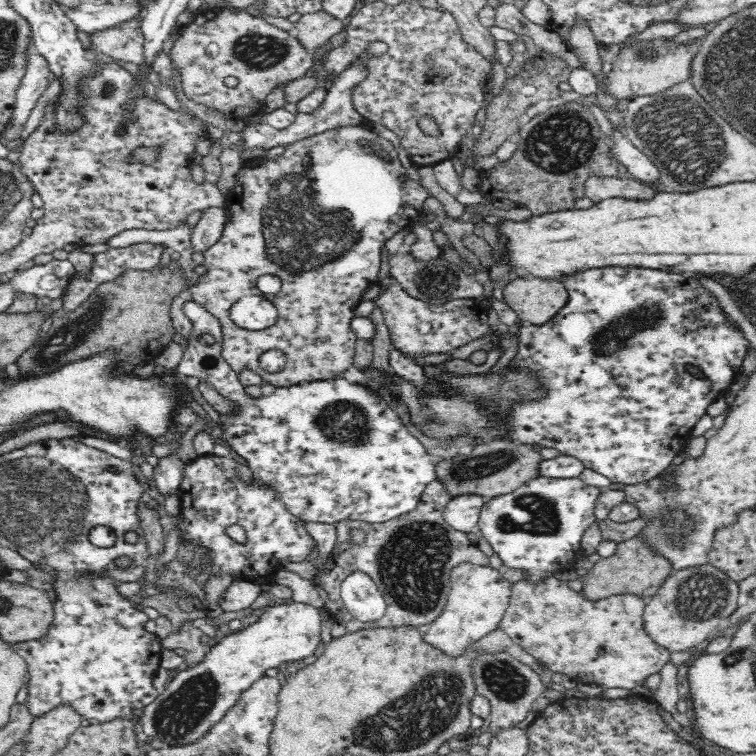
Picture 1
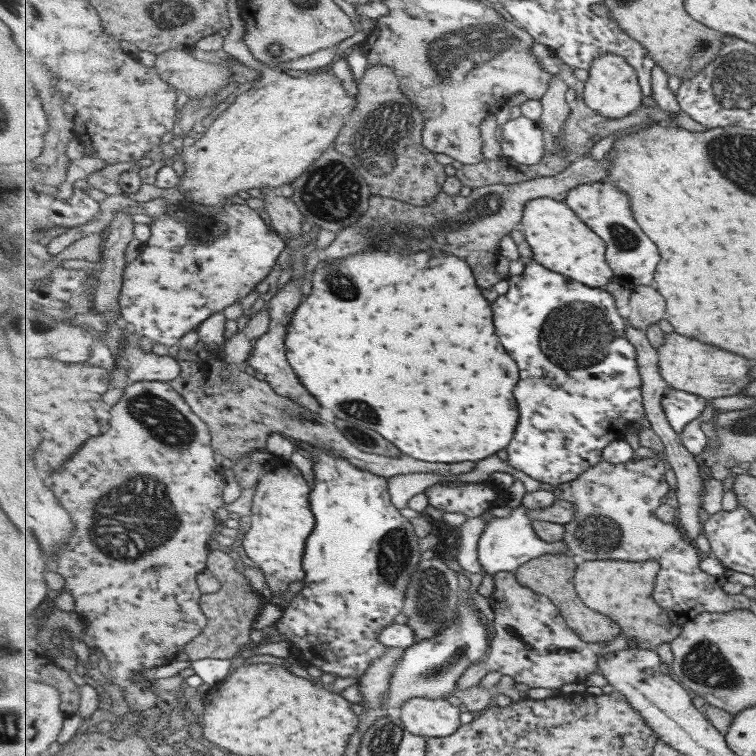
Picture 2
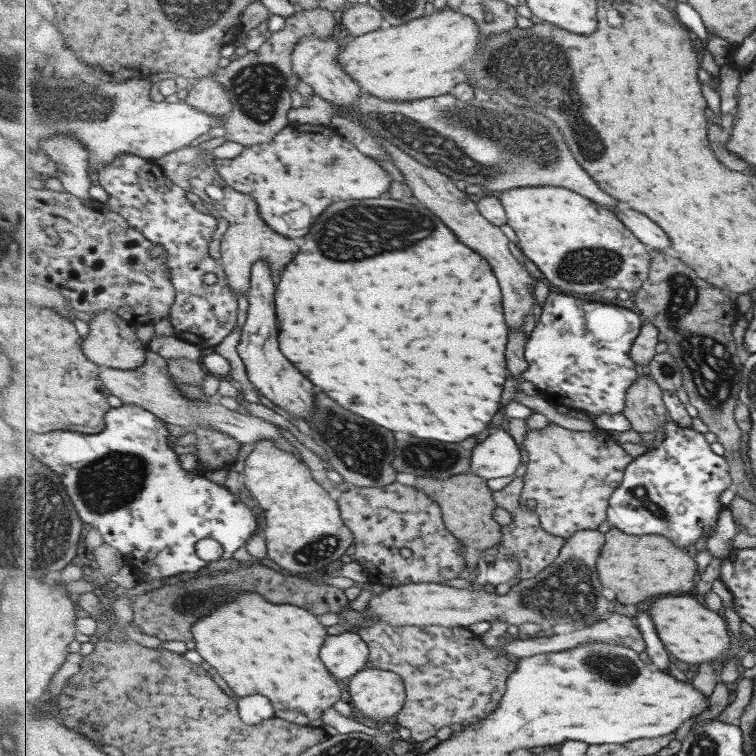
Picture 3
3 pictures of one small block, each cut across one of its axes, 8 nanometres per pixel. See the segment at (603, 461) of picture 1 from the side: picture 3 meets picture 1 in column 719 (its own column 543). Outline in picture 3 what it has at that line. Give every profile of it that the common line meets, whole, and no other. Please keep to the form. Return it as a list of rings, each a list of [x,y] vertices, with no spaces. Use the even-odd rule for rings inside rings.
[[[548,293],[542,313],[527,341],[529,368],[523,373],[527,382],[532,382],[538,393],[554,406],[575,408],[583,413],[621,414],[625,408],[625,394],[638,380],[635,359],[631,357],[635,339],[644,326],[641,316],[633,310],[604,301],[587,301],[565,293]]]

